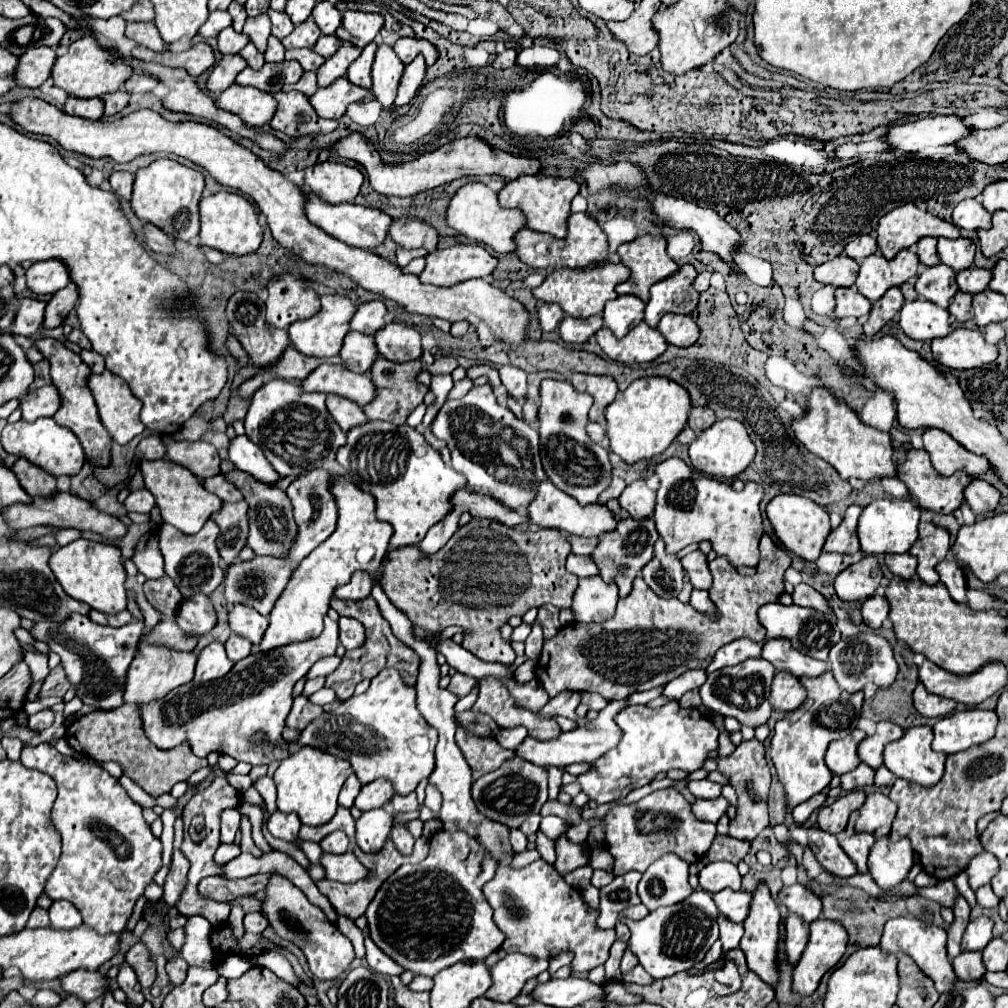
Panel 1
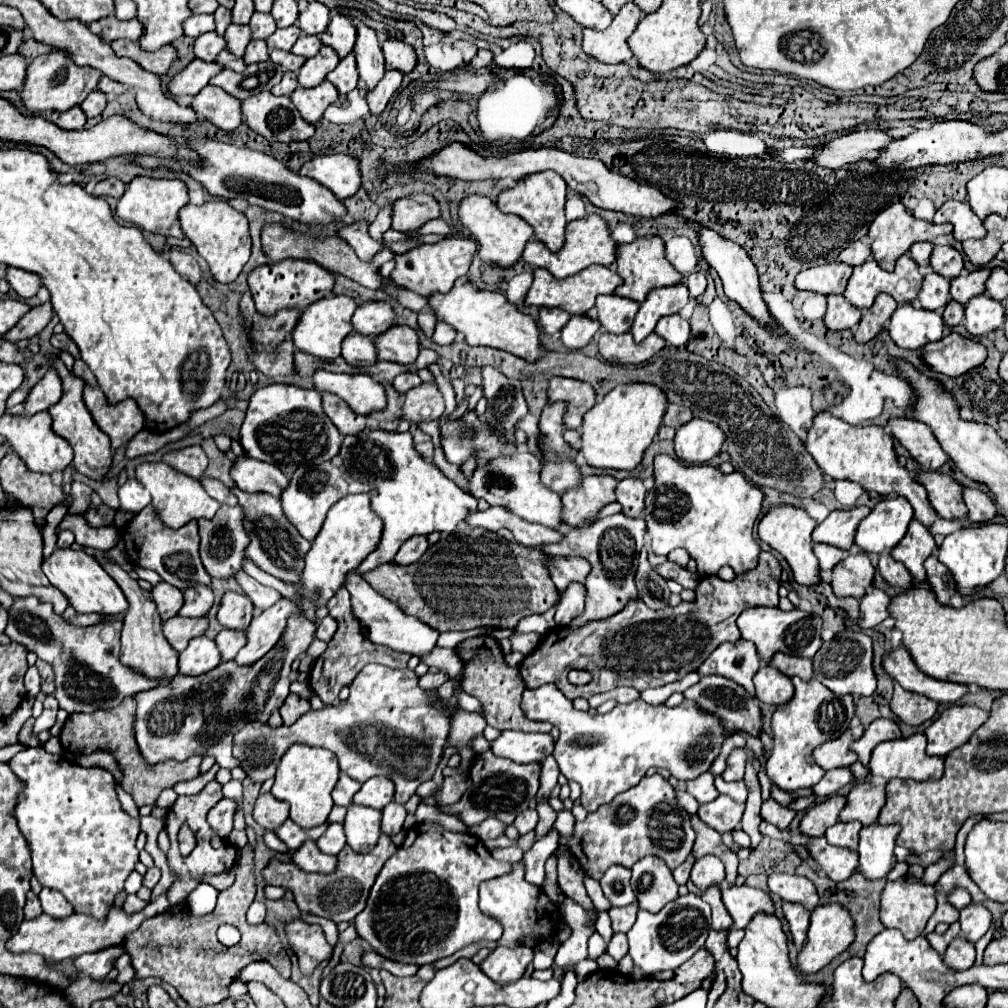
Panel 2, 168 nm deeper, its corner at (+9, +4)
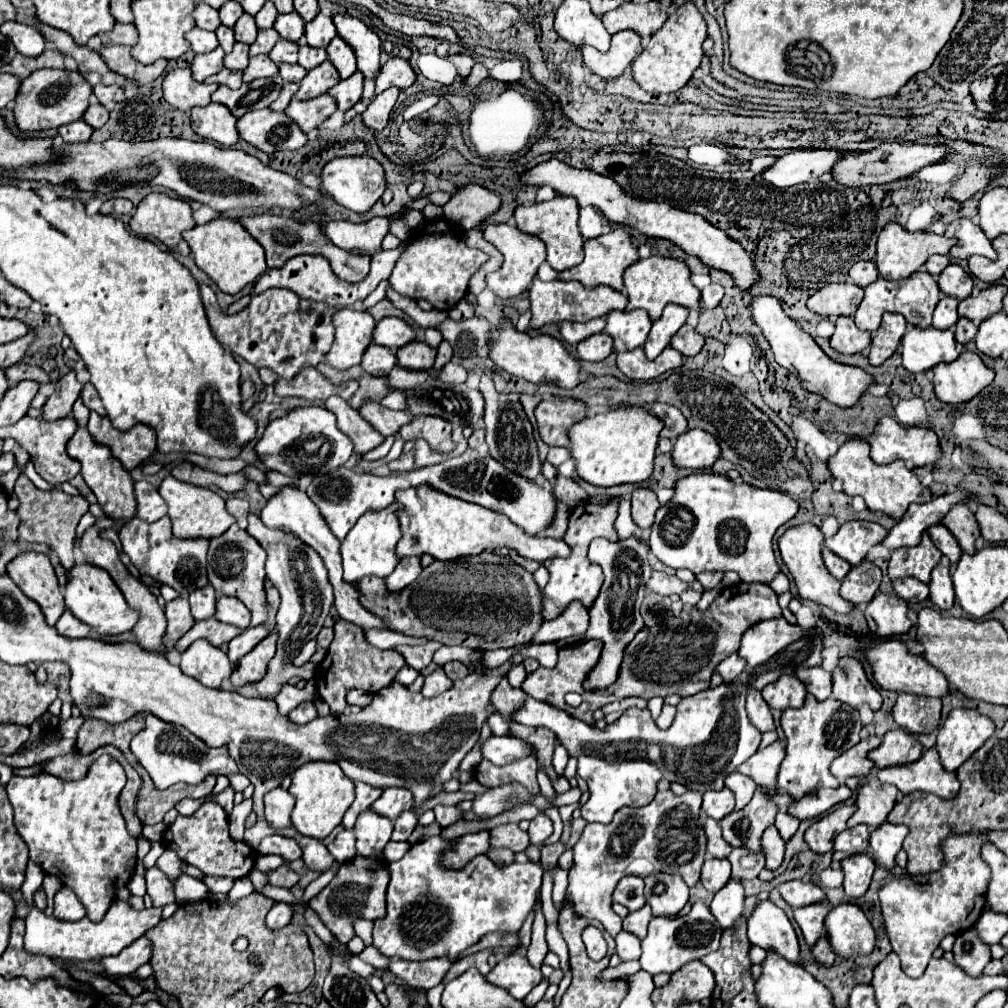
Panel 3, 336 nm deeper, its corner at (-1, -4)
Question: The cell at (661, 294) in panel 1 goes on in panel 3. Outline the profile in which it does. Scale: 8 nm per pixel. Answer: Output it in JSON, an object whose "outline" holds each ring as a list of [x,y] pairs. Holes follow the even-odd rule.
{"outline":[[[668,304],[664,308],[662,318],[652,324],[652,330],[648,334],[648,340],[642,346],[642,350],[644,350],[644,354],[646,354],[648,360],[654,360],[664,348],[670,346],[672,336],[684,326],[686,318],[688,318],[688,310],[682,308],[682,306]]]}

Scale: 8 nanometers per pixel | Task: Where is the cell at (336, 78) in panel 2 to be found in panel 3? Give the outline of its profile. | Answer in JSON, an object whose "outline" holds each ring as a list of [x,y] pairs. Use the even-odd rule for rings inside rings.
{"outline":[[[354,72],[350,78],[340,80],[334,88],[328,90],[328,94],[334,96],[338,110],[350,110],[362,98],[362,82],[364,76],[360,72]]]}

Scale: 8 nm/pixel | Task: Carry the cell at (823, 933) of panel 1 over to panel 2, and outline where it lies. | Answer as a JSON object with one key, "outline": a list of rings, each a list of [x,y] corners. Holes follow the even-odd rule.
{"outline":[[[826,904],[818,906],[810,914],[810,924],[808,928],[808,938],[803,948],[798,954],[798,970],[800,974],[816,974],[822,970],[826,964],[829,964],[838,954],[842,954],[854,940],[854,922],[850,914],[840,906],[840,904]]]}

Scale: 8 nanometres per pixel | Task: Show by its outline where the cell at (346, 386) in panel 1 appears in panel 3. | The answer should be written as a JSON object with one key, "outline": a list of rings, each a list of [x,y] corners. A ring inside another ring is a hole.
{"outline":[[[366,402],[366,404],[360,408],[360,414],[362,414],[362,418],[366,418],[382,436],[396,436],[398,430],[400,430],[404,424],[410,424],[410,420],[412,420],[412,414],[408,416],[408,412],[394,412],[394,410],[382,408],[382,406],[376,404],[376,402]]]}

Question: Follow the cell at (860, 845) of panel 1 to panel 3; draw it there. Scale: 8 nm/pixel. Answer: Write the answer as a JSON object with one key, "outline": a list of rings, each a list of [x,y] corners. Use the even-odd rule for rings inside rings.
{"outline":[[[860,824],[856,828],[848,828],[836,836],[834,850],[844,850],[850,854],[864,852],[868,848],[868,836],[870,836],[870,830],[864,824]]]}

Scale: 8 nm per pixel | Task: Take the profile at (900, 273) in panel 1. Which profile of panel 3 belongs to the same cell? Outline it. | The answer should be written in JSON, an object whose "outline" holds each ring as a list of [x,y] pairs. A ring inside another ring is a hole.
{"outline":[[[916,272],[914,276],[910,276],[908,280],[900,280],[898,284],[894,284],[892,280],[878,278],[870,286],[866,286],[864,292],[866,292],[864,300],[858,306],[858,310],[854,314],[854,320],[856,320],[856,326],[860,330],[866,330],[866,332],[876,332],[878,330],[884,312],[902,314],[908,324],[918,326],[918,328],[930,328],[932,326],[932,312],[934,312],[934,308],[940,300],[940,288],[928,272]]]}

